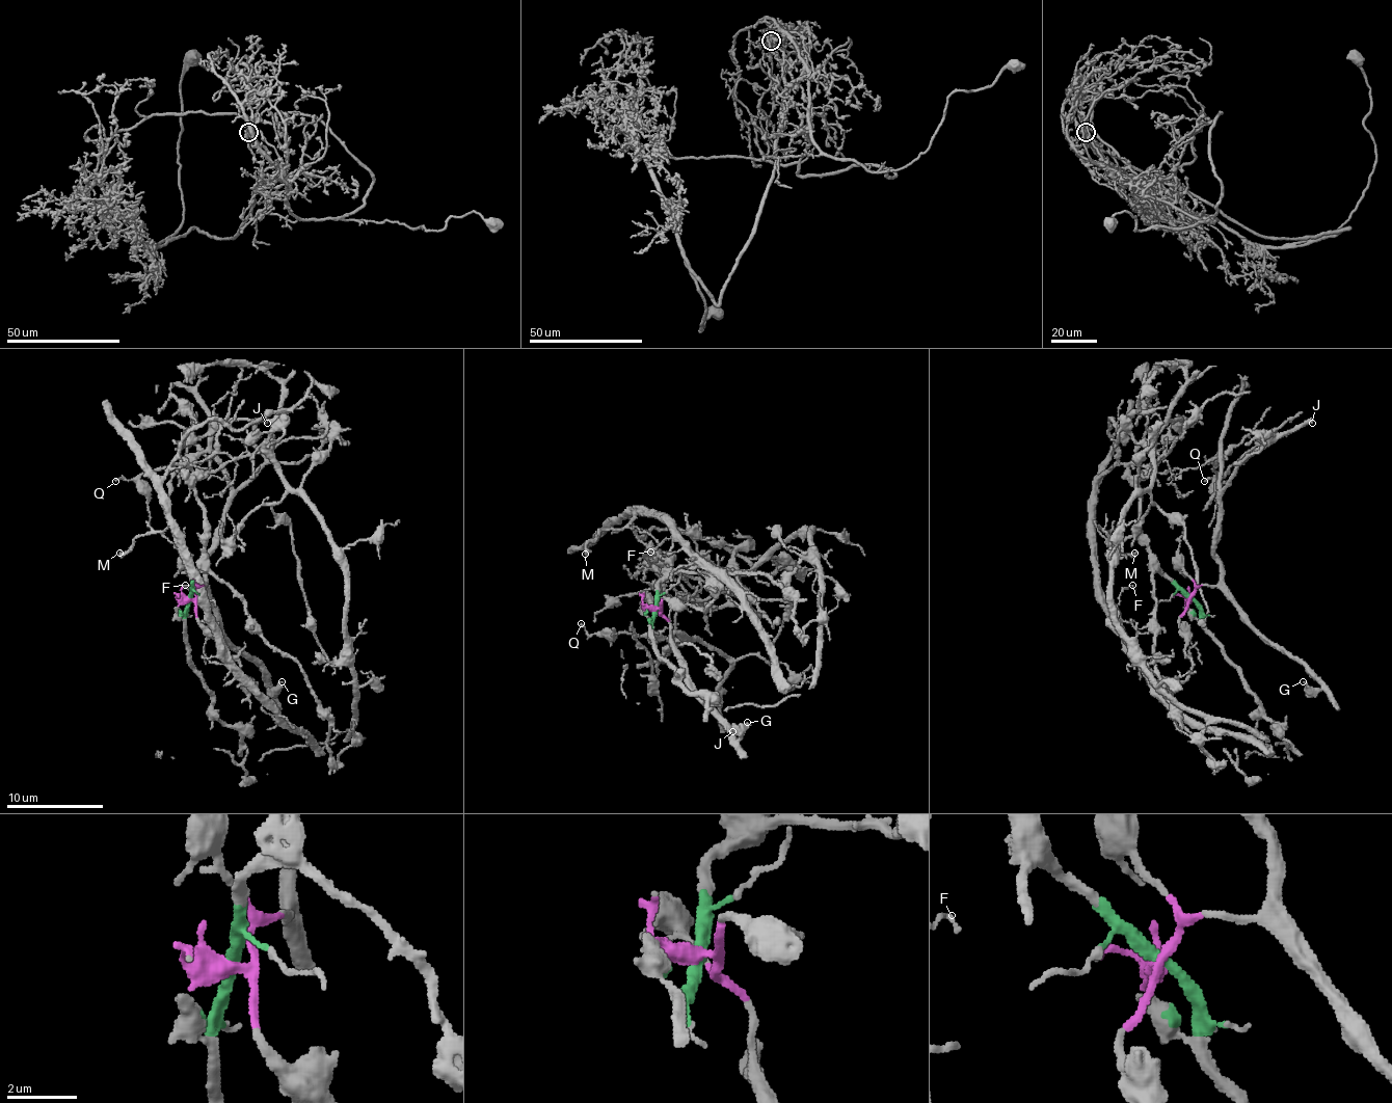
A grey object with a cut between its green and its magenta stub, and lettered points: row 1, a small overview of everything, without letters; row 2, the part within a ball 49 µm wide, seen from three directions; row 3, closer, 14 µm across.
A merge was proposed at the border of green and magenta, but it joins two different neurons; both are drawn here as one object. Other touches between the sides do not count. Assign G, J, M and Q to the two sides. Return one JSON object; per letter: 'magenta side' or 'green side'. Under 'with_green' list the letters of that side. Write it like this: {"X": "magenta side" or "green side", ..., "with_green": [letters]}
{"G": "magenta side", "J": "magenta side", "M": "green side", "Q": "magenta side", "with_green": ["M"]}

